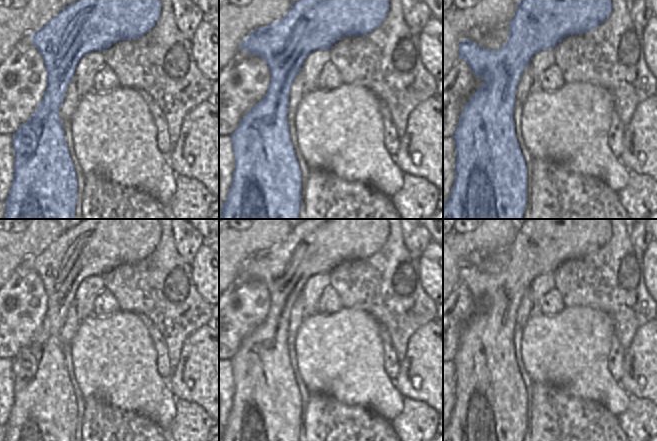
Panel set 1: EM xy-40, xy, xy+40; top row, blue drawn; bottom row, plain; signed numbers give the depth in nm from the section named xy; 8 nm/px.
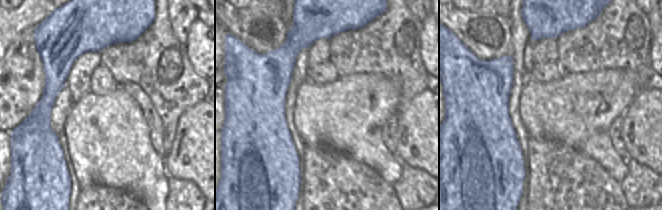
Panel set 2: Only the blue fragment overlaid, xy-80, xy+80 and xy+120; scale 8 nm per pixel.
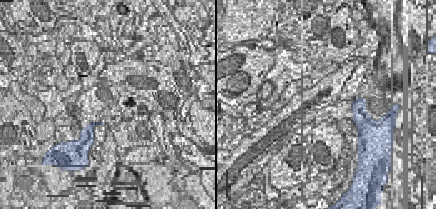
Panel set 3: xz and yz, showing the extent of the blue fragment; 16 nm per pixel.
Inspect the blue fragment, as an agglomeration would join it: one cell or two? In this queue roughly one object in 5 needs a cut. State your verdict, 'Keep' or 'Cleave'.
Keep.

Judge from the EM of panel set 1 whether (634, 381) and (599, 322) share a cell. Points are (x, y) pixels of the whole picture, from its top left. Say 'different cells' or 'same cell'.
different cells

